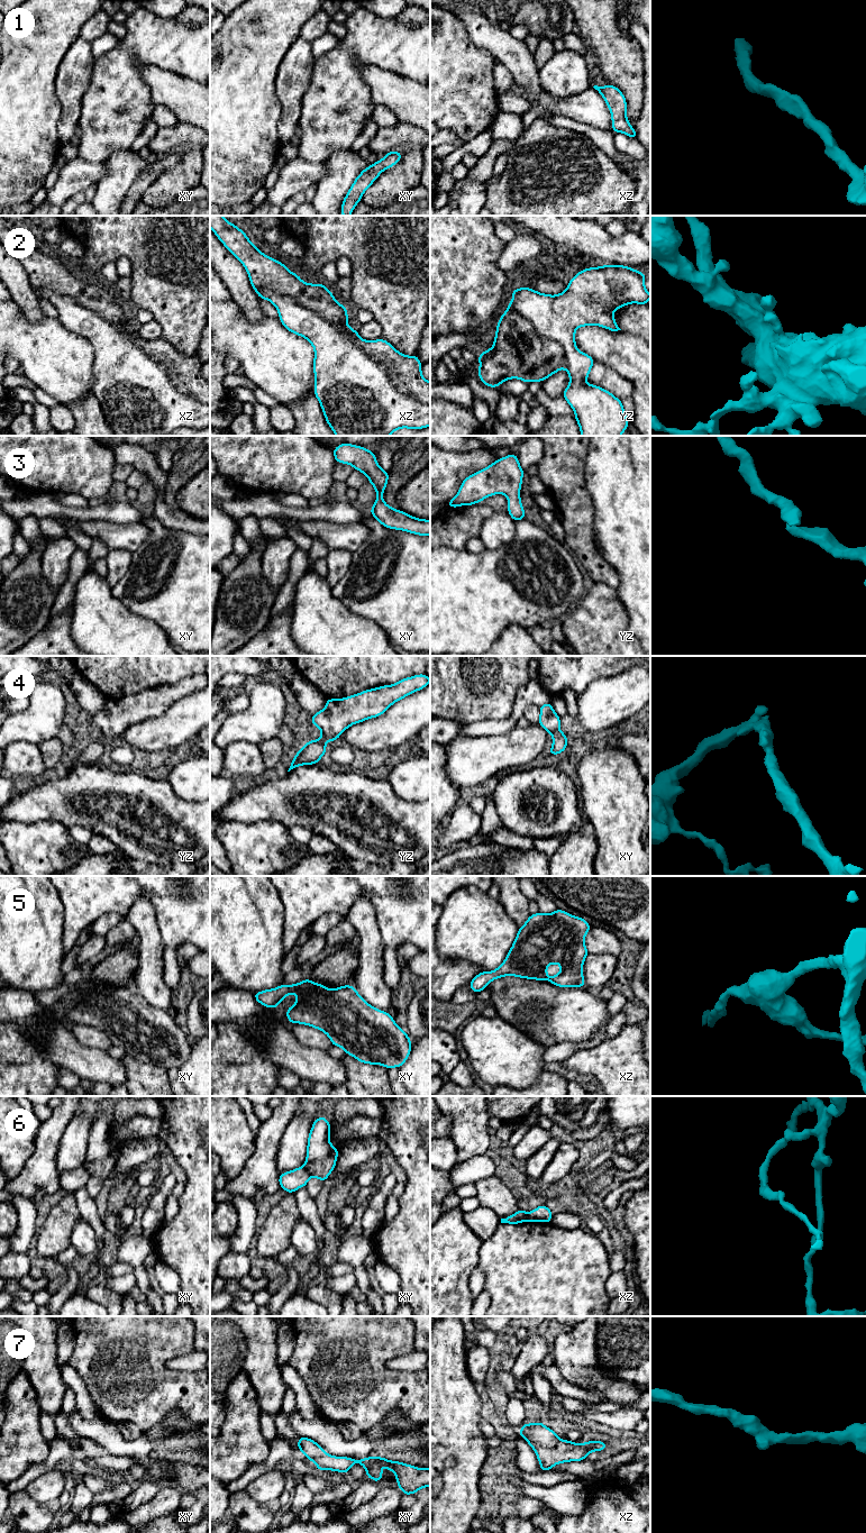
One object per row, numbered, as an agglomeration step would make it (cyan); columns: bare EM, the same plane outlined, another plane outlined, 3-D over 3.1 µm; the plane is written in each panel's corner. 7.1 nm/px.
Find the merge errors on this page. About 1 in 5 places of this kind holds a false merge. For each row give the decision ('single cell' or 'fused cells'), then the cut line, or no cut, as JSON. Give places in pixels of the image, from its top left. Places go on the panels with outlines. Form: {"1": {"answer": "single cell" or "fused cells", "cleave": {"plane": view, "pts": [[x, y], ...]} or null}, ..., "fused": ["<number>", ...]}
{"1": {"answer": "single cell", "cleave": null}, "2": {"answer": "fused cells", "cleave": {"plane": "xz", "pts": [[256, 291], [316, 311], [429, 405]]}}, "3": {"answer": "single cell", "cleave": null}, "4": {"answer": "single cell", "cleave": null}, "5": {"answer": "single cell", "cleave": null}, "6": {"answer": "fused cells", "cleave": {"plane": "xy", "pts": [[303, 1166], [310, 1176]]}}, "7": {"answer": "single cell", "cleave": null}, "fused": ["2", "6"]}

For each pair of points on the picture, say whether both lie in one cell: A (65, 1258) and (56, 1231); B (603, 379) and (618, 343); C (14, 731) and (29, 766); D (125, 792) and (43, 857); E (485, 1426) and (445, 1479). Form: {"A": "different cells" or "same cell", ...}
{"A": "different cells", "B": "different cells", "C": "different cells", "D": "different cells", "E": "different cells"}

